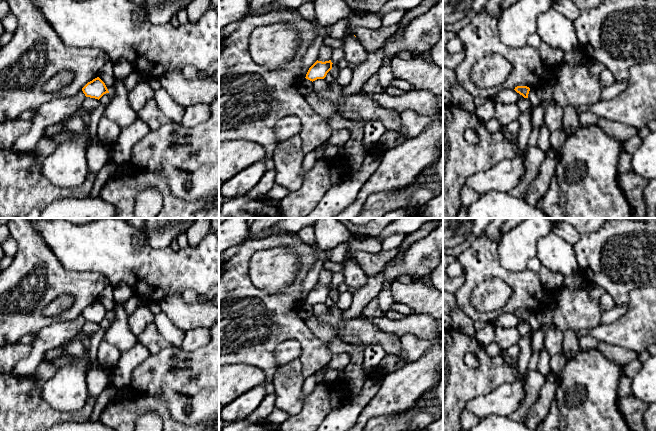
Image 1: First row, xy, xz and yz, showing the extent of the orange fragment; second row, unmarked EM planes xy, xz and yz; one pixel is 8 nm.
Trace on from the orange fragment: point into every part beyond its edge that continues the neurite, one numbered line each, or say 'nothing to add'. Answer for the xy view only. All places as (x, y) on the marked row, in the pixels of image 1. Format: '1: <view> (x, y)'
nothing to add

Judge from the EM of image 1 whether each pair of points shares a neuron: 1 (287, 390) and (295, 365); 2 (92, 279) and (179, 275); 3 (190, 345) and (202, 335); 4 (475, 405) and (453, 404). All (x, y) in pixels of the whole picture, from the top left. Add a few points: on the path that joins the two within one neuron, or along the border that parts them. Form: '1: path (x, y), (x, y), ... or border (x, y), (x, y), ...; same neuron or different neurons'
1: path (288, 384), (288, 377), (292, 371); same neuron
2: border (84, 272), (102, 273), (110, 283); different neurons
3: path (193, 342), (199, 337); same neuron
4: border (486, 394), (470, 399), (464, 409); different neurons

